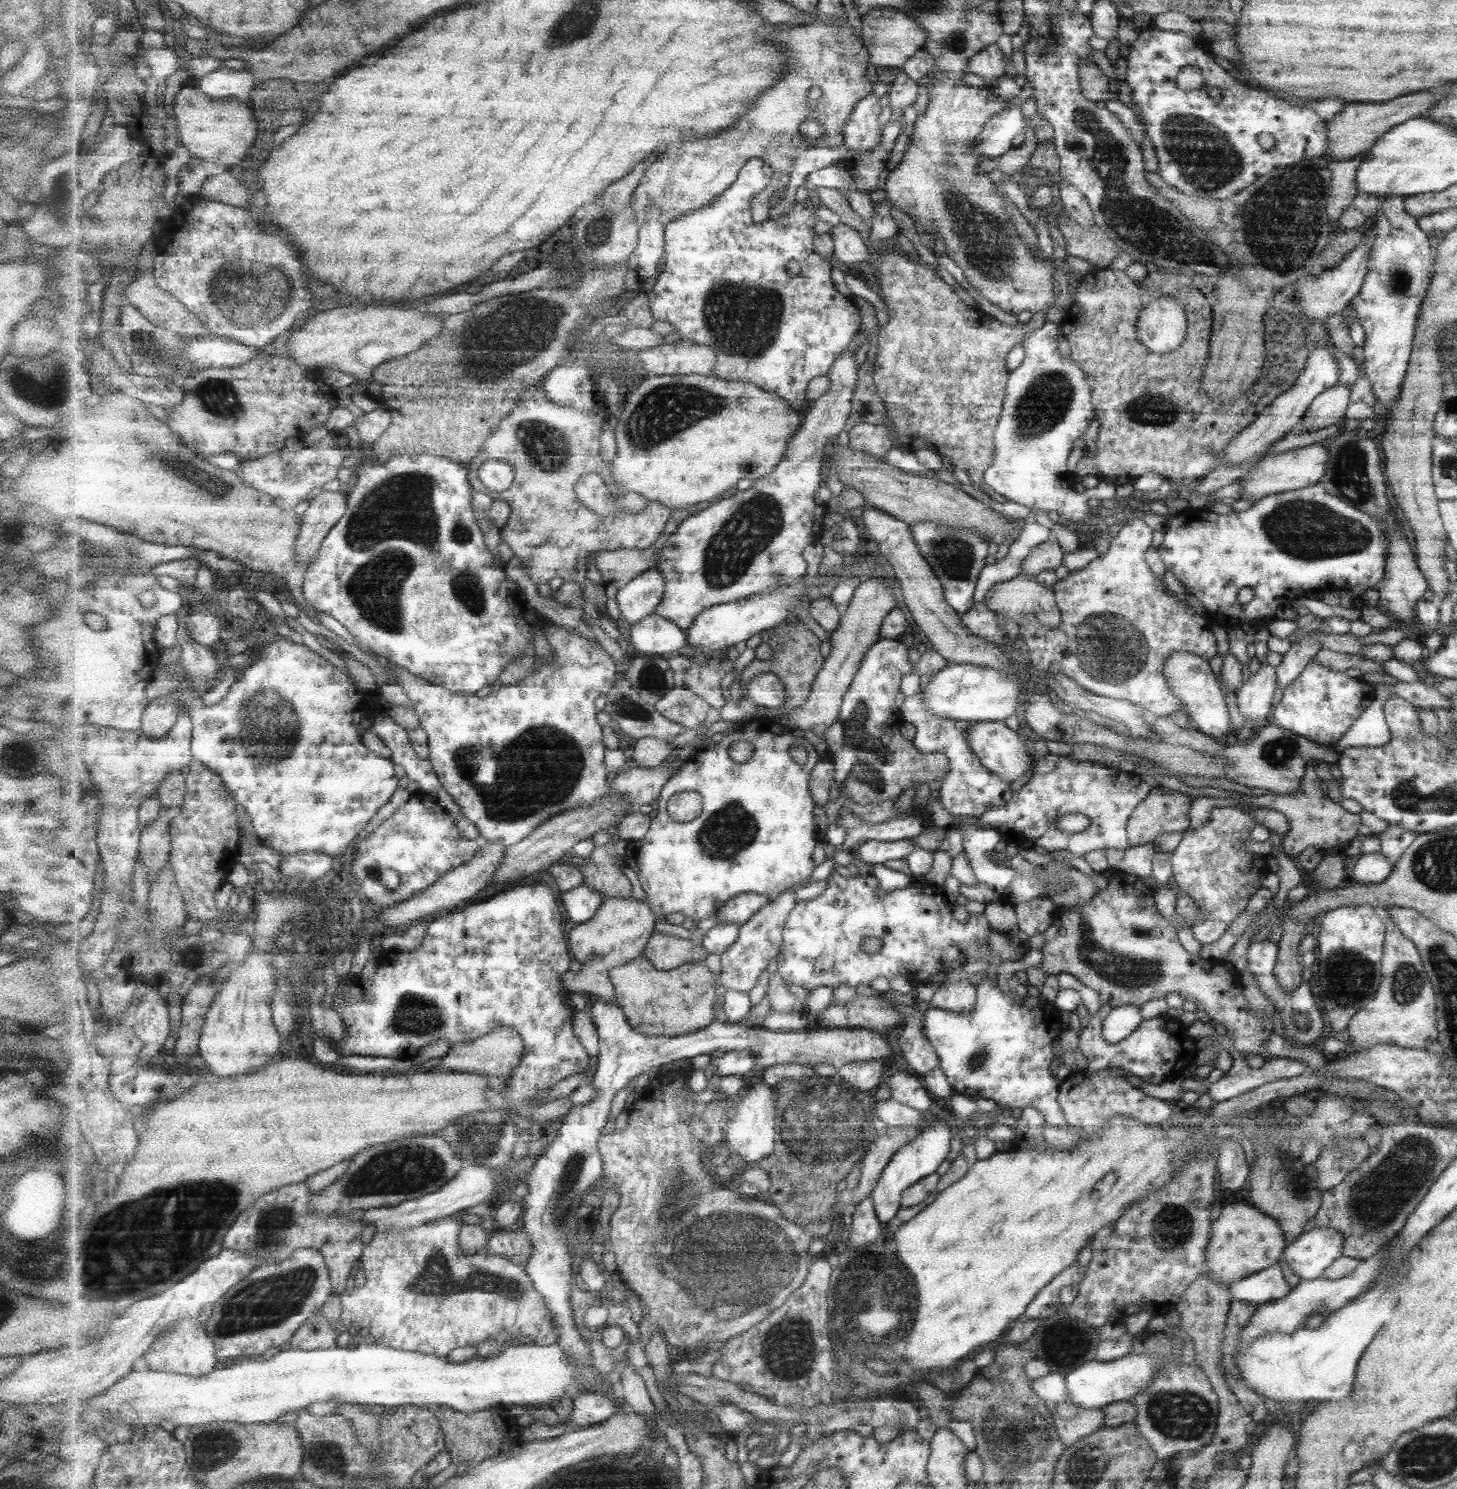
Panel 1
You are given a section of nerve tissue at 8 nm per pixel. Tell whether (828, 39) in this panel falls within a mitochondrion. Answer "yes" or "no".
no

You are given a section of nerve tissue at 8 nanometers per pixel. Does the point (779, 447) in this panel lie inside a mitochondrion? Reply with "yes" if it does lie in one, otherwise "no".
no

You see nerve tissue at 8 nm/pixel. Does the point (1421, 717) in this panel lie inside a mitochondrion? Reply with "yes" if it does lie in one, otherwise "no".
no

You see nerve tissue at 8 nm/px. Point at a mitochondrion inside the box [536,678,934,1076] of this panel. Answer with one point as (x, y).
(867, 778)

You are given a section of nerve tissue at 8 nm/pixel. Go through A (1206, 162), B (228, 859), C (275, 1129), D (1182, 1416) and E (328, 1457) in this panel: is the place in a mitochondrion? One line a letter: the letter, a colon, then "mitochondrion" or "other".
A: mitochondrion
B: other
C: other
D: mitochondrion
E: mitochondrion

